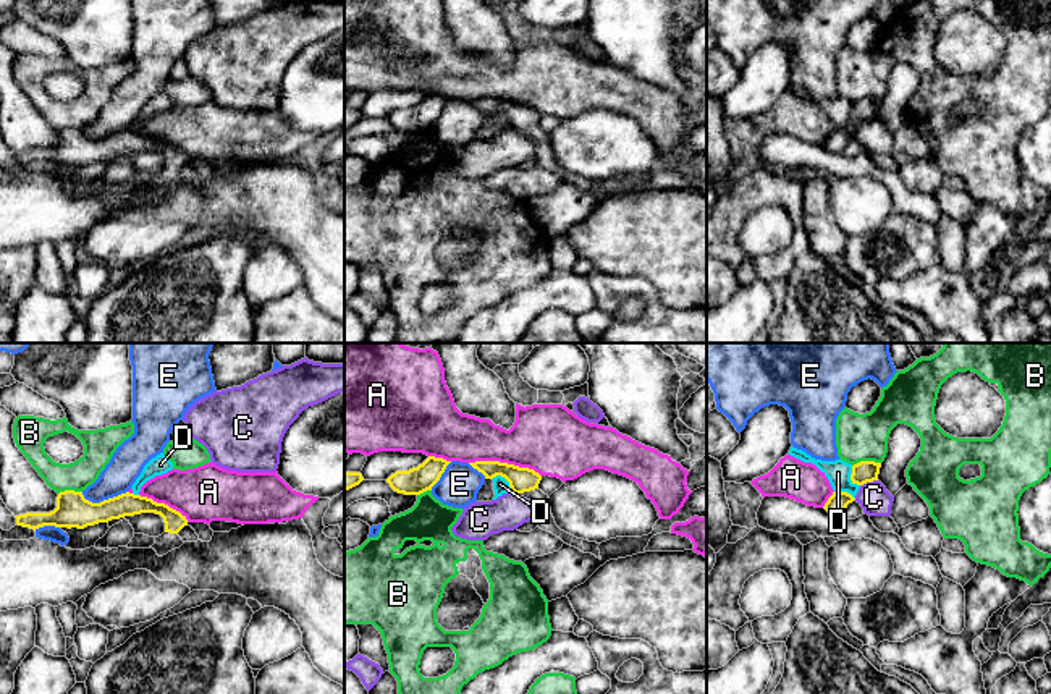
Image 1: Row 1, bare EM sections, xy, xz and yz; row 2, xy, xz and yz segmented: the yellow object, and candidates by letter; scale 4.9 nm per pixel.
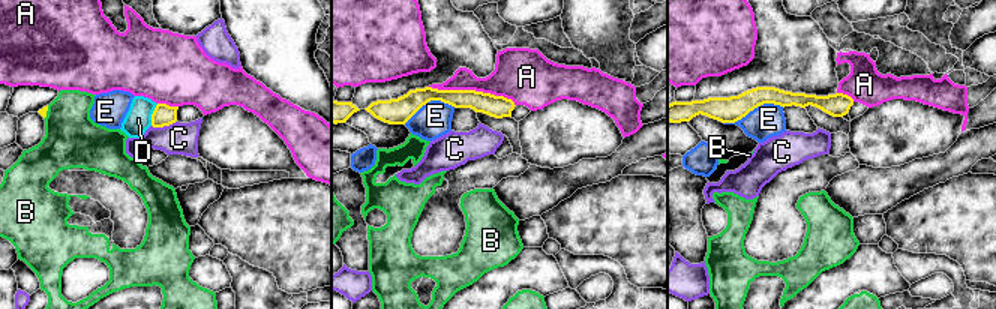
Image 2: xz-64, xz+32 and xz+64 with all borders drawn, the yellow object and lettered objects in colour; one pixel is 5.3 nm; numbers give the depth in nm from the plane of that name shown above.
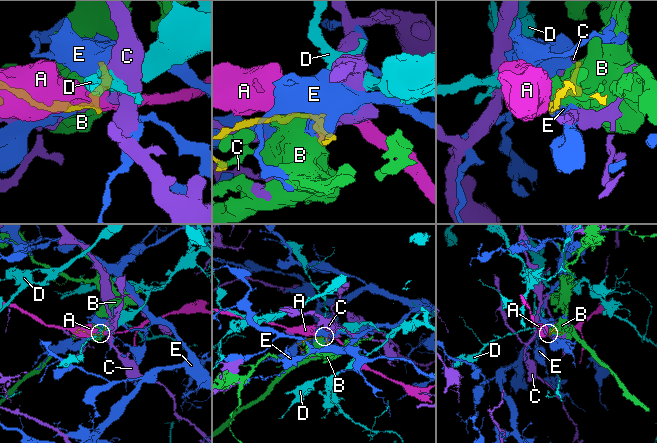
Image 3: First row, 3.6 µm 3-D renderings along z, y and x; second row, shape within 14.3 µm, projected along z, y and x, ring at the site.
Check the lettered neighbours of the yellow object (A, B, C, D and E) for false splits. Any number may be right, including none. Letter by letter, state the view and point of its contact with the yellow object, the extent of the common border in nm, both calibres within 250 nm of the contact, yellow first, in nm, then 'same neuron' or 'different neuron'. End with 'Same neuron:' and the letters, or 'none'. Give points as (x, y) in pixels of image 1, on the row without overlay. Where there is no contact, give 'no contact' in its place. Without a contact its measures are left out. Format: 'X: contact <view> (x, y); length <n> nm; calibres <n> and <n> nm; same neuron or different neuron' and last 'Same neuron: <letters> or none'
A: contact xz (505, 101); length 360 nm; calibres 130 and 340 nm; different neuron
B: contact yz (865, 99); length 150 nm; calibres 110 and 240 nm; different neuron
C: contact yz (869, 118); length 90 nm; calibres 110 and 150 nm; different neuron
D: contact xz (505, 115); length 120 nm; calibres 130 and 80 nm; different neuron
E: contact xy (104, 138); length 240 nm; calibres 170 and 160 nm; different neuron
Same neuron: none

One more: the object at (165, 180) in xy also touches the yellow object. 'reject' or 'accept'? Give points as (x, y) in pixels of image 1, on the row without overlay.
accept

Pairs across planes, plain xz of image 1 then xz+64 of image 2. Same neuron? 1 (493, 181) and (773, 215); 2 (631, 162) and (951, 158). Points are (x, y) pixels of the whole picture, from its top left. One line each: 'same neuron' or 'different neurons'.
1: same neuron
2: different neurons

